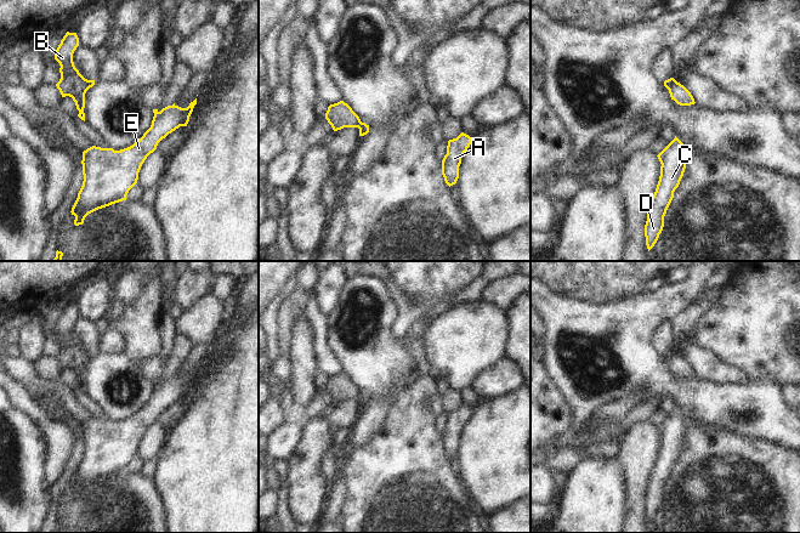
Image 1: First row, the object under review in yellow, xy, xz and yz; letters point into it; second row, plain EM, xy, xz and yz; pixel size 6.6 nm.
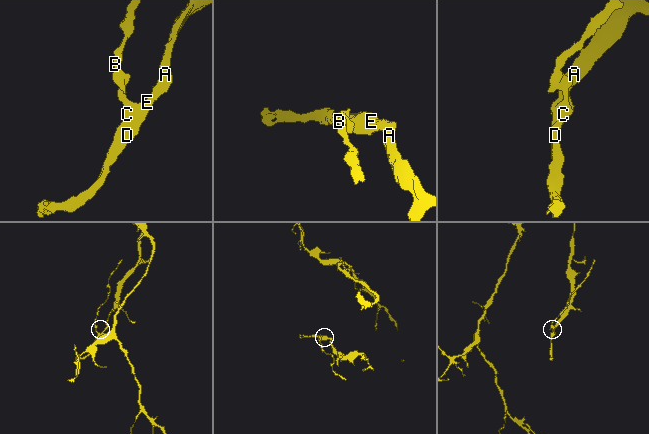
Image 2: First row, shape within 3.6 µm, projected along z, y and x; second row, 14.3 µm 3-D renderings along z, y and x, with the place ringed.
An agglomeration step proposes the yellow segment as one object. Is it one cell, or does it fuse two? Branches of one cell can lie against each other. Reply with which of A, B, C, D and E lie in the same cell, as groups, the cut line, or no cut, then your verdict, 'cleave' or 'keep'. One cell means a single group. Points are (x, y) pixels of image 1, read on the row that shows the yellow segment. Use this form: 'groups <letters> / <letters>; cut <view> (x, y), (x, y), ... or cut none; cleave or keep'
groups A C D E / B; cut xz (362, 123), (358, 128); cleave

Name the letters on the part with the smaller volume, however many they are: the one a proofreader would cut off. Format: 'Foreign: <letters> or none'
Foreign: B

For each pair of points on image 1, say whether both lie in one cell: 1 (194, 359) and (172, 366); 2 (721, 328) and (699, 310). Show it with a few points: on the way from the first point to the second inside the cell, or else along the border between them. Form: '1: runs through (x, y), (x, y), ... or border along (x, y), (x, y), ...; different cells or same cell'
1: border along (193, 345), (189, 355), (174, 374); different cells
2: border along (722, 293), (697, 321), (691, 338); different cells

